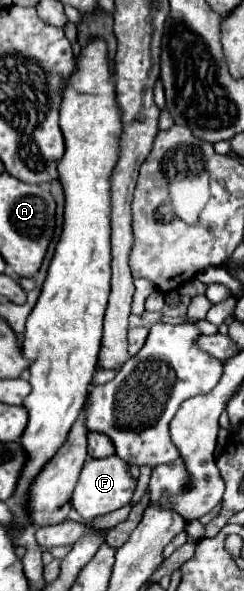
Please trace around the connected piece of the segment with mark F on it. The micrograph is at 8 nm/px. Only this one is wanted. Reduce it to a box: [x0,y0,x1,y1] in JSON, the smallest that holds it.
[71,455,135,521]

